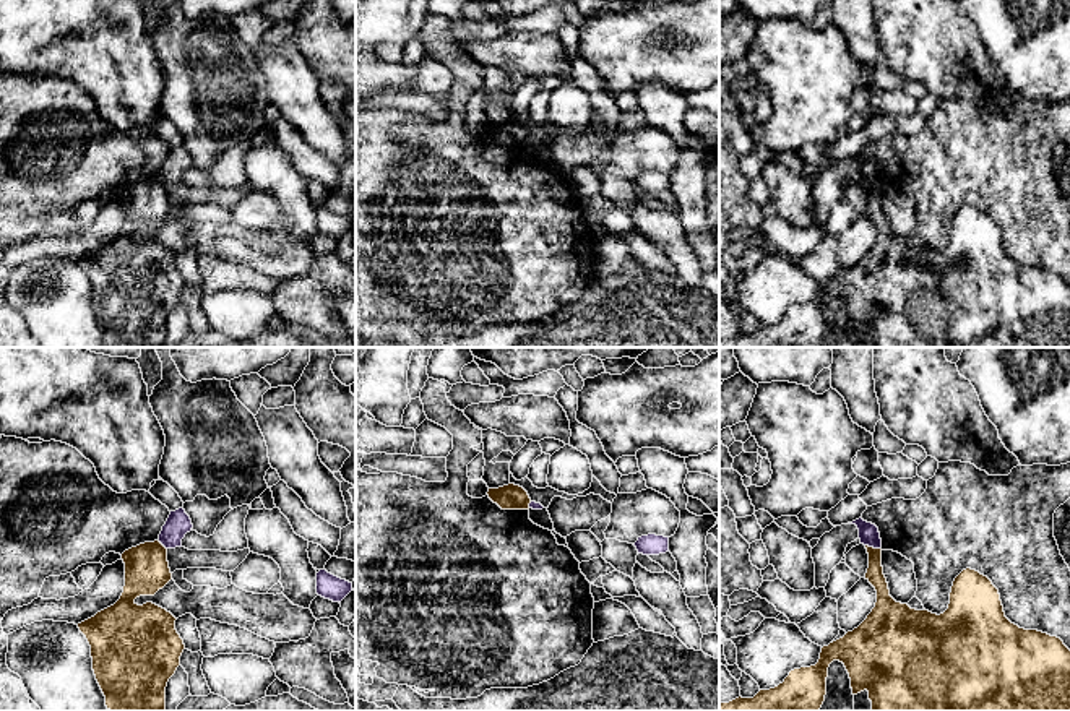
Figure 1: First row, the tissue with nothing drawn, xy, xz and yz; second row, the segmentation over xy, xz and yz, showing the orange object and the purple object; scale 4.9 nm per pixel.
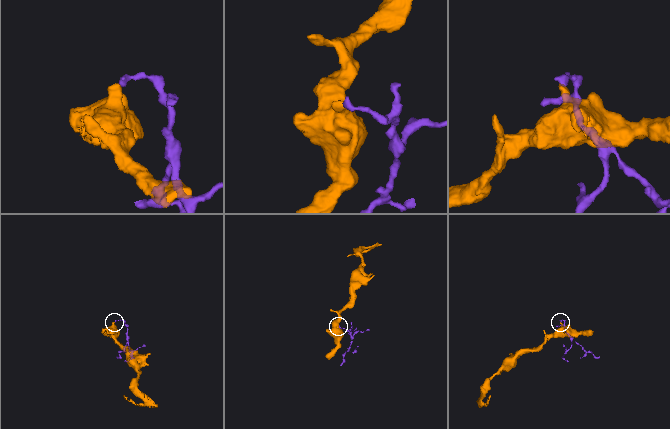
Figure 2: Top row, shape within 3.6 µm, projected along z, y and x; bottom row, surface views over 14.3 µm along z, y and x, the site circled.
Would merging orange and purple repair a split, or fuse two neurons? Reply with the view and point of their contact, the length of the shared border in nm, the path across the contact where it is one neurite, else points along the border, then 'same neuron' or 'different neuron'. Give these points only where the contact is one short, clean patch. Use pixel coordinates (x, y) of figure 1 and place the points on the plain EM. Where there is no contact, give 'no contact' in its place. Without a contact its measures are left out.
contact yz (872, 184); length 80 nm; border yz (866, 180), (879, 185); different neuron

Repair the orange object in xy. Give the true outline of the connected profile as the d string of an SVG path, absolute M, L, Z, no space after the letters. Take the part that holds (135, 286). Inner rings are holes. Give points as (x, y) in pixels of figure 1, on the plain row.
M159 177L145 179L125 187L122 196L125 222L120 235L78 265L91 282L93 307L109 347L166 347L166 323L180 302L185 281L170 248L153 239L138 242L135 235L154 232L172 216L167 185Z

